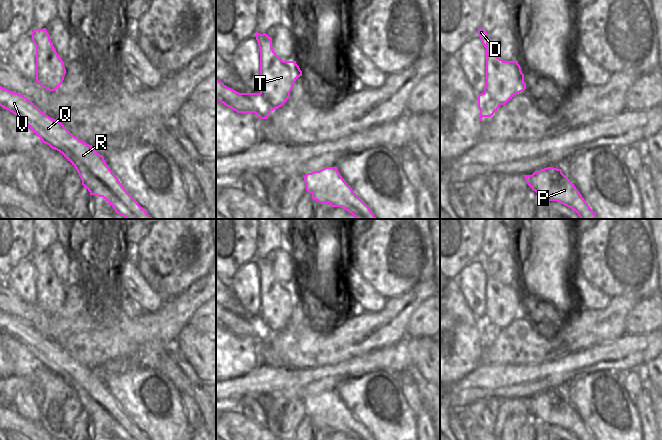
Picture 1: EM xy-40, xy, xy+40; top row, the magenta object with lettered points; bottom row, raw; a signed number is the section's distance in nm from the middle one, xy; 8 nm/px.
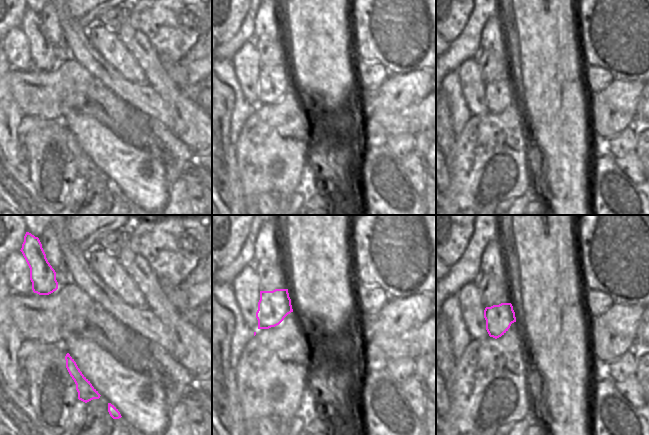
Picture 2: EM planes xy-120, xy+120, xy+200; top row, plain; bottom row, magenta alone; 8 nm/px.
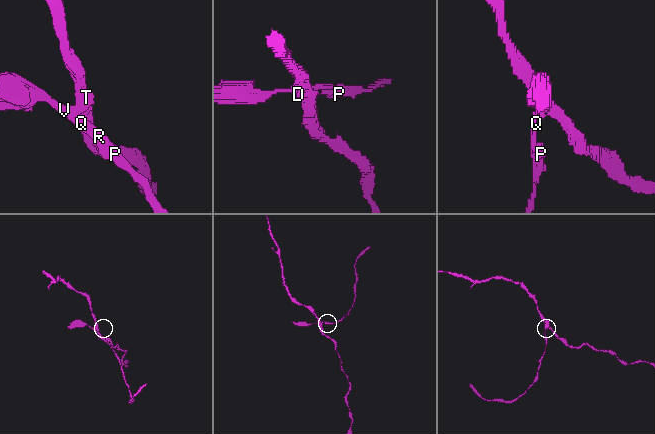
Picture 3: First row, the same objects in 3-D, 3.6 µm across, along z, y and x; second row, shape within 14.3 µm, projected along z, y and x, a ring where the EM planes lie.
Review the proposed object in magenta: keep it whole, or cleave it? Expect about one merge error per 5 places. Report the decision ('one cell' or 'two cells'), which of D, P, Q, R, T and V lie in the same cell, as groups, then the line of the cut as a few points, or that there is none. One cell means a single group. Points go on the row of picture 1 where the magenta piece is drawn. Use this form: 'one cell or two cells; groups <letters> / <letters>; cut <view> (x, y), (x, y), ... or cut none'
two cells; groups D T / P Q R V; cut xy (260, 92), (262, 97), (274, 108)

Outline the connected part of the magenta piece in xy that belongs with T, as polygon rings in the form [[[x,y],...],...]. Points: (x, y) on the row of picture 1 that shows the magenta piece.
[[[256,32],[260,48],[260,93],[268,105],[277,109],[290,97],[294,82],[302,71],[296,61],[283,61],[272,48],[272,38]]]

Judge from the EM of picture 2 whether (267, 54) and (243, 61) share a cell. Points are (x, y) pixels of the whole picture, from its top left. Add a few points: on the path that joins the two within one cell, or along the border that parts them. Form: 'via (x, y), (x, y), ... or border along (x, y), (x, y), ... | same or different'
border along (254, 38), (256, 49), (259, 53), (260, 66) | different

